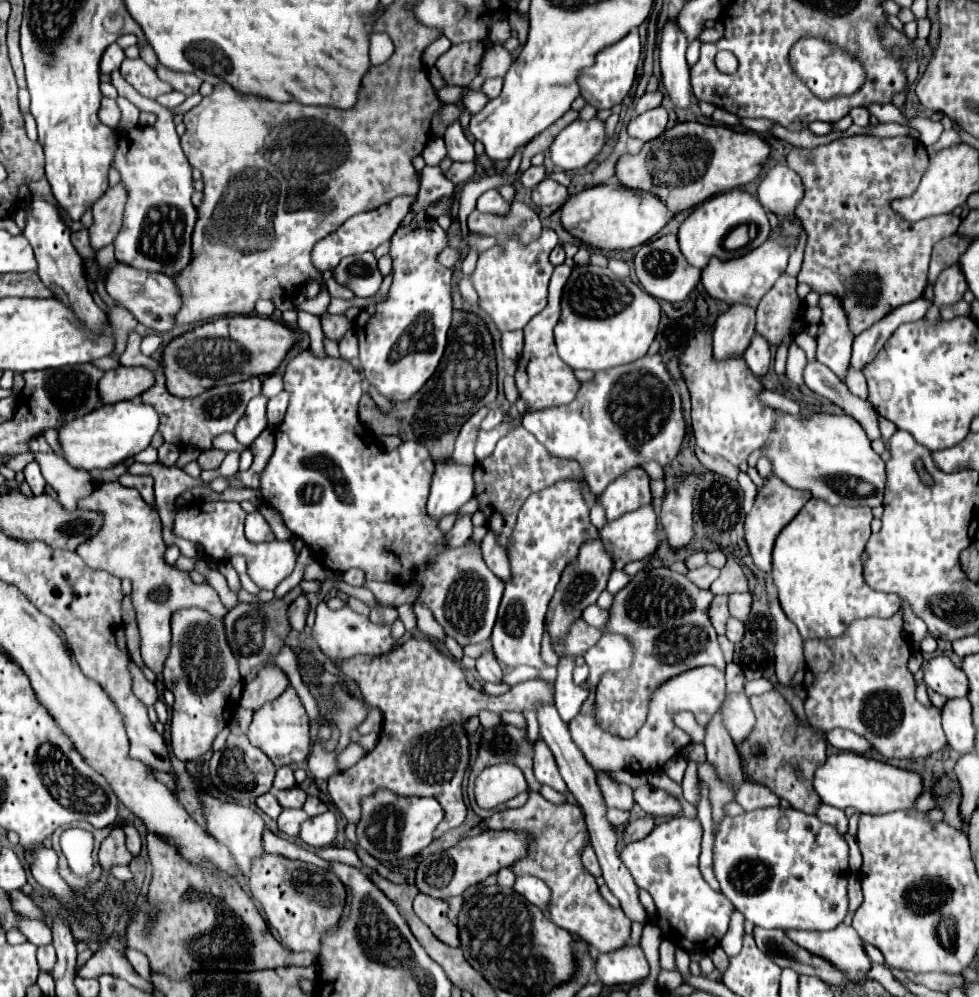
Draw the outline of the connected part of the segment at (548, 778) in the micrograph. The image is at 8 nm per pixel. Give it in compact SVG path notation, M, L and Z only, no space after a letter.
M538 738L536 742L536 756L534 756L534 774L538 778L540 784L546 784L550 788L554 788L556 792L564 794L566 798L570 796L570 790L566 786L566 782L562 780L558 768L556 768L556 760L550 752L550 748Z

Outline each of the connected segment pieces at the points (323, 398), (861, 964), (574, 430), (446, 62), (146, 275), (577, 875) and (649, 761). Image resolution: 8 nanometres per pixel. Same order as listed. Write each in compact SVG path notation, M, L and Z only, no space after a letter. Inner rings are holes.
M300 352L288 360L284 374L284 390L290 392L288 412L276 430L276 448L260 476L262 498L280 512L288 530L300 536L314 552L322 556L322 564L334 572L350 568L366 570L366 580L416 580L422 584L420 600L428 606L436 622L460 646L484 642L490 638L498 604L502 600L502 580L498 580L482 560L480 546L466 542L462 548L444 546L444 534L424 512L428 488L434 474L432 458L422 444L404 442L392 452L384 452L374 436L358 420L360 374L340 358L318 360L312 352ZM450 594L450 618L446 616Z
M840 924L834 930L820 932L820 930L788 930L790 940L800 944L802 948L832 960L832 964L844 968L844 972L858 970L860 978L866 976L870 970L870 960L864 954L862 940L856 936L854 928Z
M658 354L644 356L632 364L610 368L606 372L596 372L592 380L580 386L578 396L570 404L530 412L522 418L522 426L528 432L532 432L536 440L540 440L540 444L544 444L552 456L578 460L596 496L604 492L604 488L616 476L620 476L620 472L628 468L640 466L642 462L648 462L648 460L656 460L662 466L674 460L680 452L680 444L686 434L684 414L680 406L680 392Z
M464 42L444 52L438 58L438 70L444 76L446 84L468 86L478 72L478 60L482 56L482 50L484 46L480 42Z
M118 262L112 270L112 276L108 276L108 280L106 280L106 292L112 296L112 300L116 300L124 308L128 308L134 314L134 318L140 324L144 324L146 328L152 328L156 332L170 332L178 326L176 316L182 308L182 296L180 296L180 290L176 288L174 280L160 272L136 270L132 266Z
M530 792L530 798L524 806L496 812L486 820L486 824L490 830L528 830L528 834L536 834L536 842L528 850L526 860L516 862L512 872L532 874L546 882L546 886L552 890L546 914L556 926L572 932L598 952L612 952L628 942L630 920L620 908L612 908L602 898L594 876L580 862L580 852L586 844L588 828L584 822L584 812L578 808L578 804L552 804L538 792Z
M700 666L700 668L684 672L682 676L674 676L674 680L668 680L668 684L662 684L656 690L656 696L652 696L652 706L648 710L648 718L644 726L632 738L620 738L602 730L596 724L594 712L578 714L568 726L572 730L572 738L576 740L576 744L580 744L580 750L584 752L584 756L588 756L588 762L594 768L646 772L646 770L662 768L672 756L676 756L684 746L690 744L690 736L684 730L676 728L672 722L672 716L676 712L689 710L700 725L706 726L716 714L716 710L722 706L724 696L726 696L724 672L712 666Z

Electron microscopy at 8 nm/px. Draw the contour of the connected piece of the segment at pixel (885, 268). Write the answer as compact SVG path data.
M842 136L814 150L794 148L788 154L788 166L798 172L804 182L804 200L800 202L798 218L808 234L808 242L804 248L804 264L798 274L798 284L808 284L810 290L820 296L836 296L842 302L852 336L862 334L888 316L894 308L918 300L924 294L932 246L938 240L952 236L960 226L960 218L954 214L940 214L908 224L906 220L900 220L900 216L894 216L890 202L910 196L926 172L928 154L920 140L912 136Z

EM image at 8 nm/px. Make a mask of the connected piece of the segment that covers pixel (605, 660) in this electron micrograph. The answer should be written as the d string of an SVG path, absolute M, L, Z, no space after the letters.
M604 634L602 640L584 654L584 660L590 668L588 682L596 684L596 680L598 680L598 676L602 676L602 672L626 668L626 664L632 662L632 648L630 648L628 640L624 640L622 636Z

